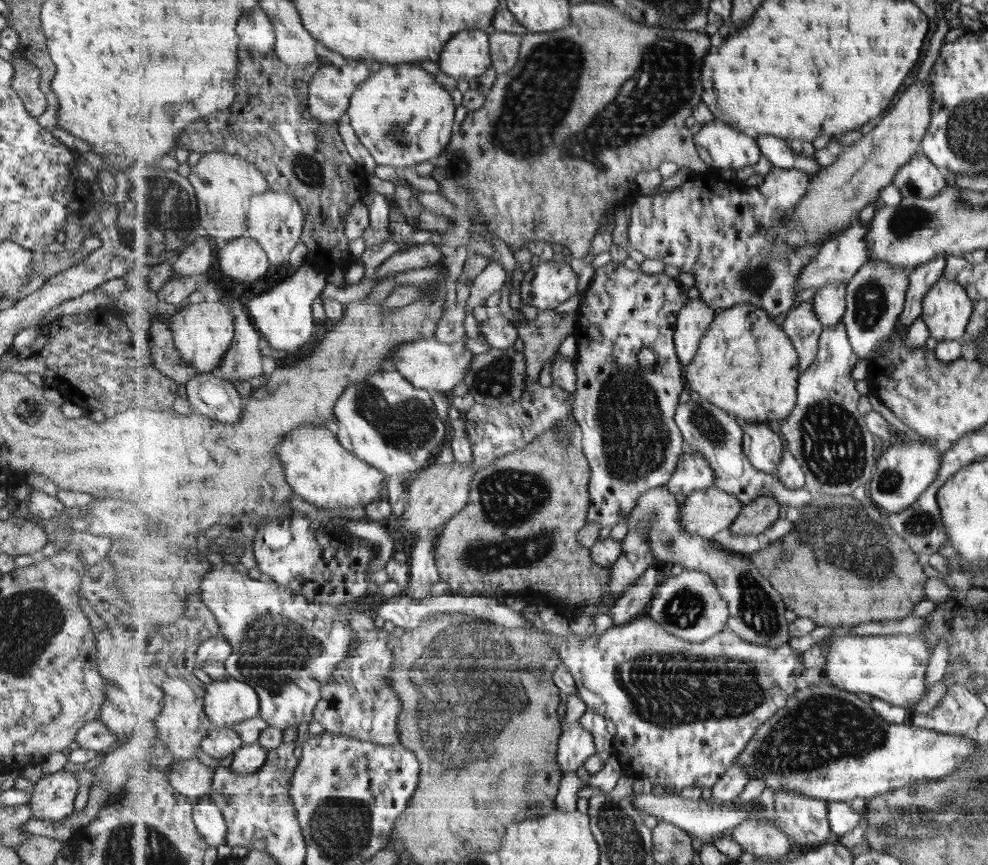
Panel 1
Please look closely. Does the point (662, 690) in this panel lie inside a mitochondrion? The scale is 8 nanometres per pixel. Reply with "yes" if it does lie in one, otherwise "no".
yes

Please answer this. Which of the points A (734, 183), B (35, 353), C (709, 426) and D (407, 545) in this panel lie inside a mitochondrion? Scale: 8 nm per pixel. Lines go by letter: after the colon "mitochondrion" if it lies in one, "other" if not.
A: other
B: other
C: mitochondrion
D: other

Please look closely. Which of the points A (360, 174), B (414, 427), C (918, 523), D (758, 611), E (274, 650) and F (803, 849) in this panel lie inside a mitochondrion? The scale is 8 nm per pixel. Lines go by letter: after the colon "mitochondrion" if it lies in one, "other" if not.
A: other
B: mitochondrion
C: mitochondrion
D: mitochondrion
E: mitochondrion
F: other

